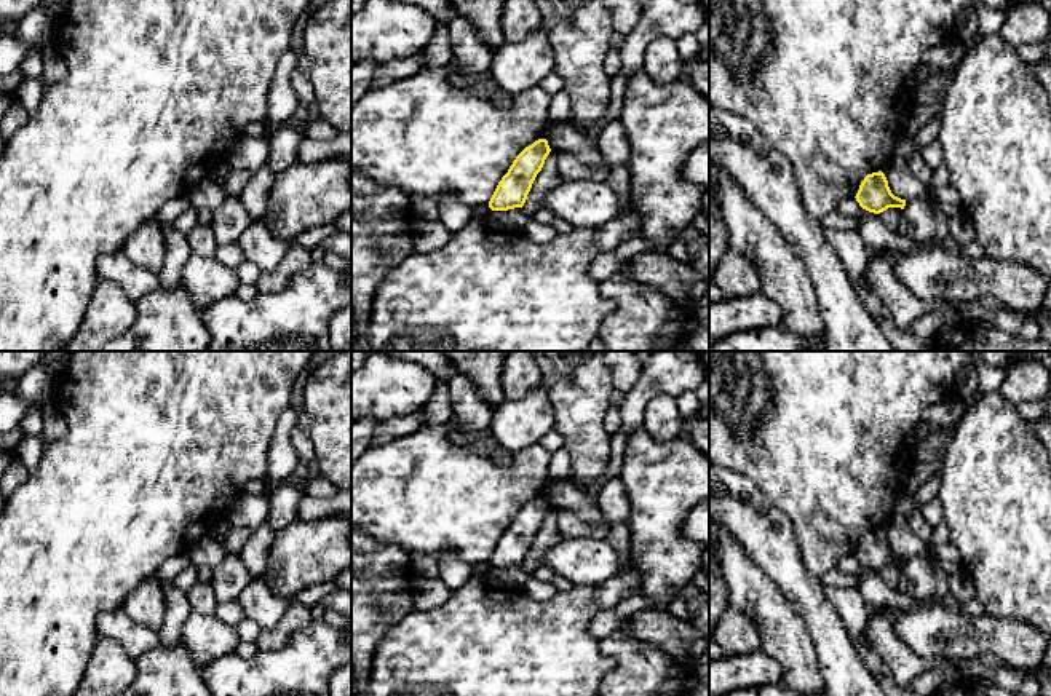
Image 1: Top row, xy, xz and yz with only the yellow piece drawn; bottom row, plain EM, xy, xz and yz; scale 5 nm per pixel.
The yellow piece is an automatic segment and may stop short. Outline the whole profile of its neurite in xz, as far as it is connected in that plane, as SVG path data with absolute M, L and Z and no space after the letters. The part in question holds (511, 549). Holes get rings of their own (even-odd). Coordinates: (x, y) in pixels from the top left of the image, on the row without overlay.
M538 496L526 504L498 540L489 559L489 565L492 568L522 565L549 509L551 506L546 496Z

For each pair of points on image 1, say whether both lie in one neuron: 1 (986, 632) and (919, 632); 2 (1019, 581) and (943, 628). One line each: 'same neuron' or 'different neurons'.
1: same neuron
2: different neurons

